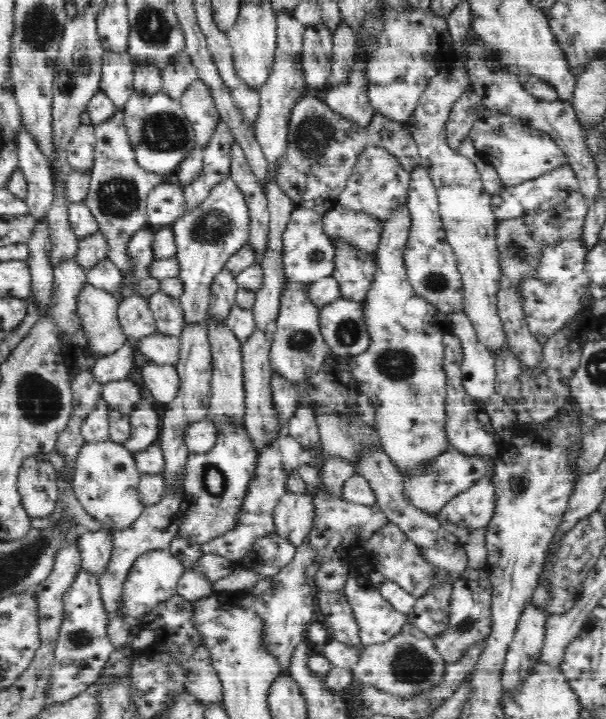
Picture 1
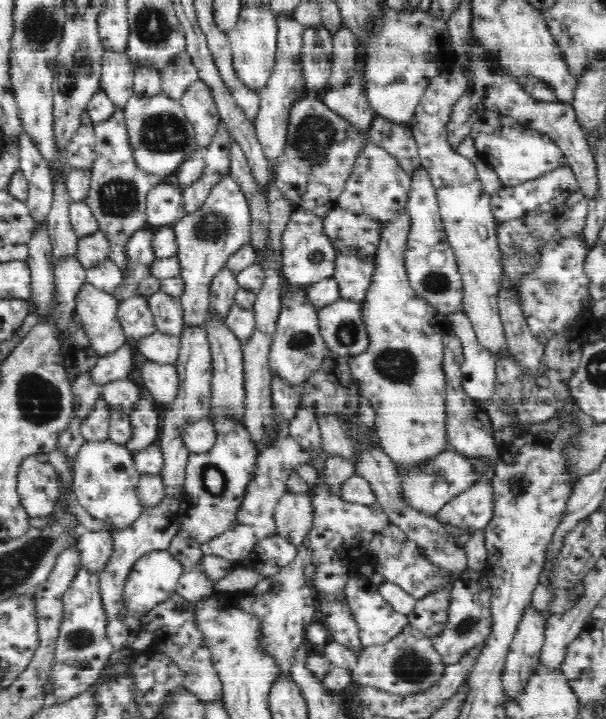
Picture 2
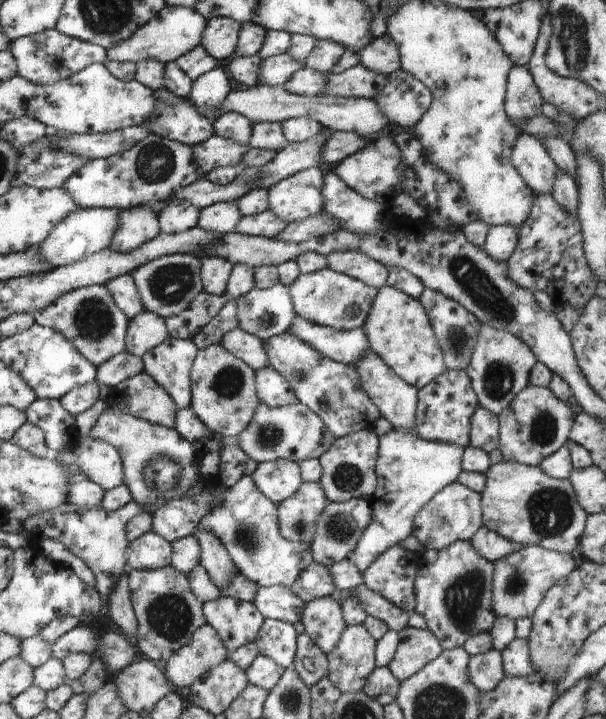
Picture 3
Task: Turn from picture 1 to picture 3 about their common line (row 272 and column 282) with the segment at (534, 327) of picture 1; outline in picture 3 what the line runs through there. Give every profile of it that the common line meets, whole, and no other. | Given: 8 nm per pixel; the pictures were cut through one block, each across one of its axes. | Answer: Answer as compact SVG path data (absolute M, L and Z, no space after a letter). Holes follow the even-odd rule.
M251 476L243 477L236 485L227 488L222 497L224 502L210 510L202 518L198 527L208 530L211 534L214 534L214 537L220 540L230 558L234 560L238 573L254 582L254 584L258 584L260 587L279 585L291 588L292 584L296 583L296 580L300 578L304 570L314 562L314 553L310 546L282 537L279 530L278 506L256 486Z

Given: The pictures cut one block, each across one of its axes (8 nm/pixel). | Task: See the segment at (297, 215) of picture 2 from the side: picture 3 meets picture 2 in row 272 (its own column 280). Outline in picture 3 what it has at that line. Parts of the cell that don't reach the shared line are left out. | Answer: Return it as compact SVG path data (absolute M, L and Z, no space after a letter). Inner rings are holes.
M281 283L268 289L254 288L239 300L239 328L258 336L265 342L288 332L296 316L290 290Z

